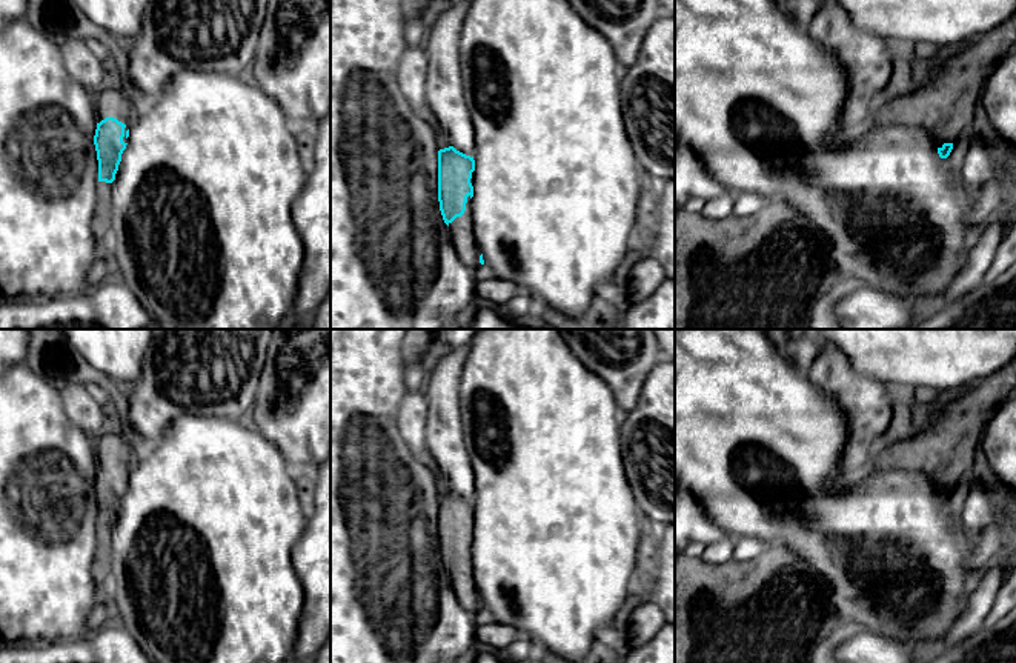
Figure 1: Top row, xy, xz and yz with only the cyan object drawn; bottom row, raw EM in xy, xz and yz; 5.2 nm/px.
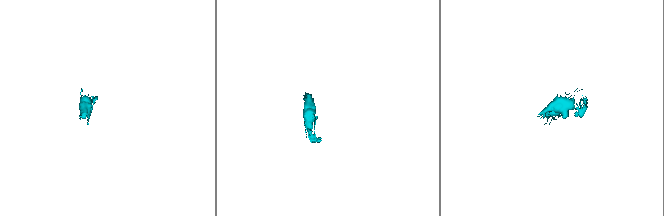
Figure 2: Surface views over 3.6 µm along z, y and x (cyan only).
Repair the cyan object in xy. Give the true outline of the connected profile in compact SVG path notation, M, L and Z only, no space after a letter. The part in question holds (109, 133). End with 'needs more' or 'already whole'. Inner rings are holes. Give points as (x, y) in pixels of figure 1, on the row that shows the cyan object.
M112 80L92 94L92 98L97 109L94 145L98 160L92 234L103 254L109 248L112 228L112 182L128 145L129 129L143 108L126 97L117 82Z; needs more

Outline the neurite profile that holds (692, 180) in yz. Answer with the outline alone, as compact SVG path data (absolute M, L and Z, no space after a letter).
M678 143L675 146L675 208L684 208L690 198L707 202L721 194L738 195L719 183L687 145Z

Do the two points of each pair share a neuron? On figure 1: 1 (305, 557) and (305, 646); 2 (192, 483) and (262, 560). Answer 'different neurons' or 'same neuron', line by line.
1: same neuron
2: same neuron

